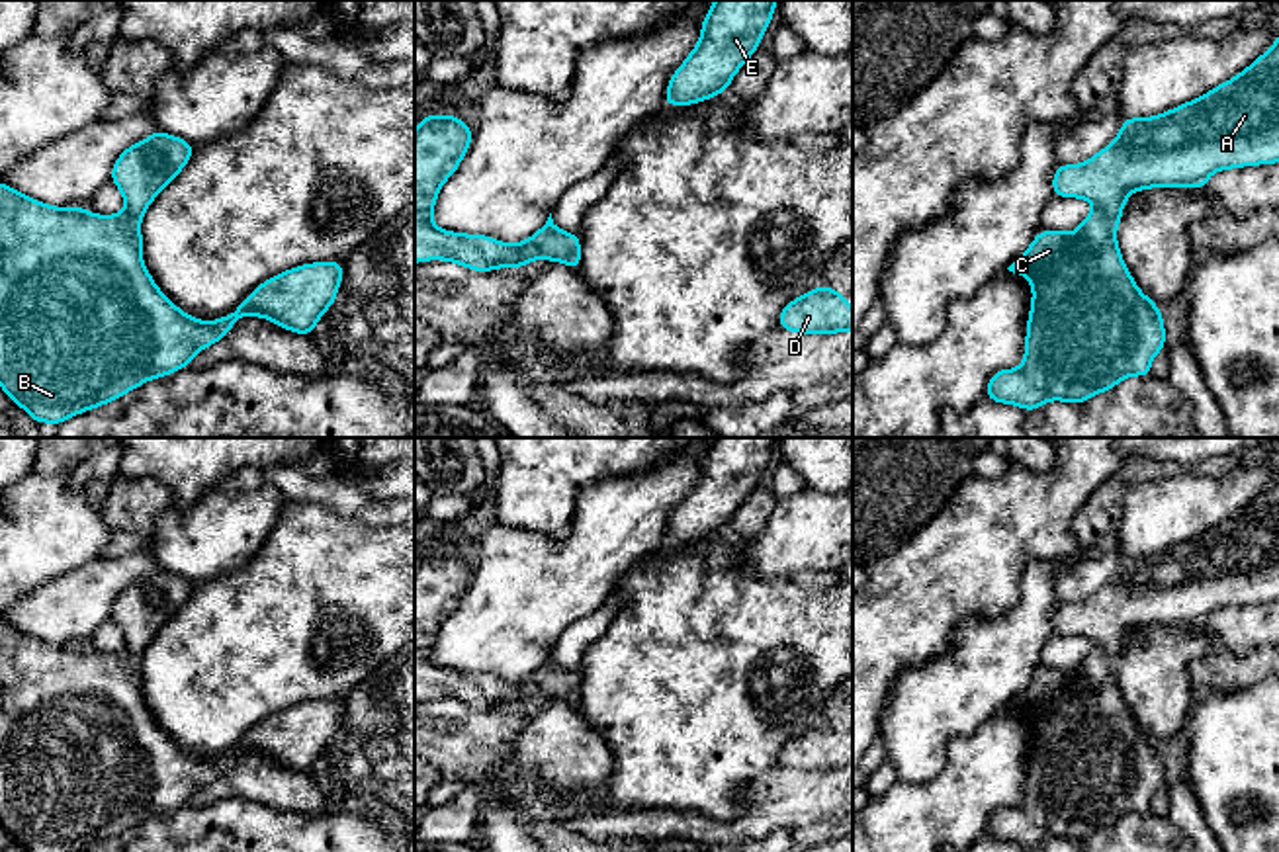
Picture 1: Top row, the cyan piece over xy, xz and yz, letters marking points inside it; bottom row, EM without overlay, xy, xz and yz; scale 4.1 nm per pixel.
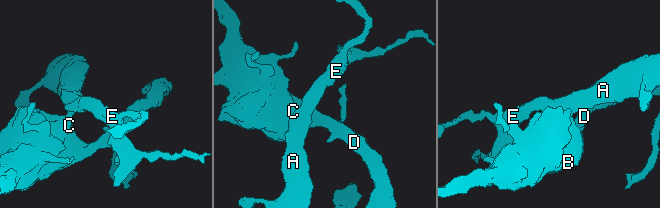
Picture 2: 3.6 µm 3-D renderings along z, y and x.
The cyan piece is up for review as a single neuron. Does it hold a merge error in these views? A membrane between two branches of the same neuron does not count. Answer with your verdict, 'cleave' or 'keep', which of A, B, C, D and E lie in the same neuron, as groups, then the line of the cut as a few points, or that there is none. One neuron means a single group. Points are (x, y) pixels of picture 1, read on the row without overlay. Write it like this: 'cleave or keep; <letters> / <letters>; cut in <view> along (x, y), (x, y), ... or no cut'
cleave; A E / B C D; cut in yz along (1096, 645), (1105, 653), (1113, 669)

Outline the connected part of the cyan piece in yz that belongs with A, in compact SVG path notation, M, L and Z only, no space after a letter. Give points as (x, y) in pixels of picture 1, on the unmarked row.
M1279 475L1238 514L1162 553L1123 557L1121 571L1089 598L1058 602L1056 635L1081 635L1101 647L1117 668L1125 639L1146 625L1205 627L1213 610L1279 600Z

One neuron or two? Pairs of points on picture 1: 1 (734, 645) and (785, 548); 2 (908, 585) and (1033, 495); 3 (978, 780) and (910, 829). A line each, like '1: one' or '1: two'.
1: two
2: one
3: one

